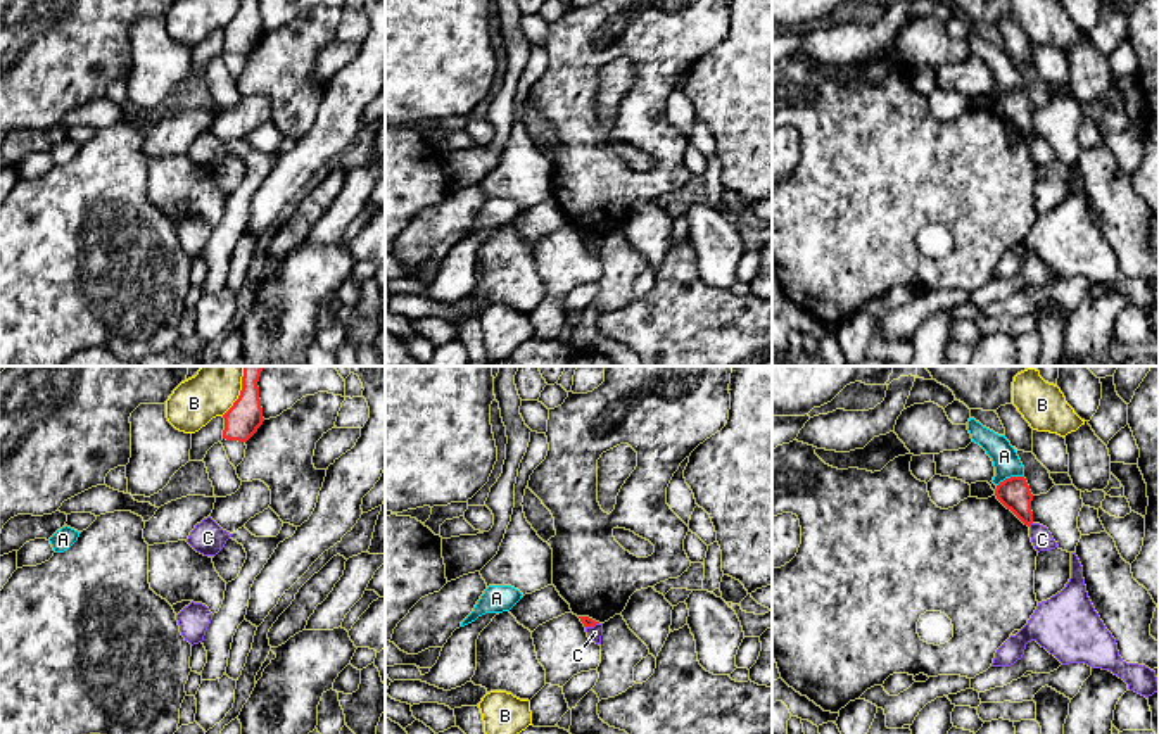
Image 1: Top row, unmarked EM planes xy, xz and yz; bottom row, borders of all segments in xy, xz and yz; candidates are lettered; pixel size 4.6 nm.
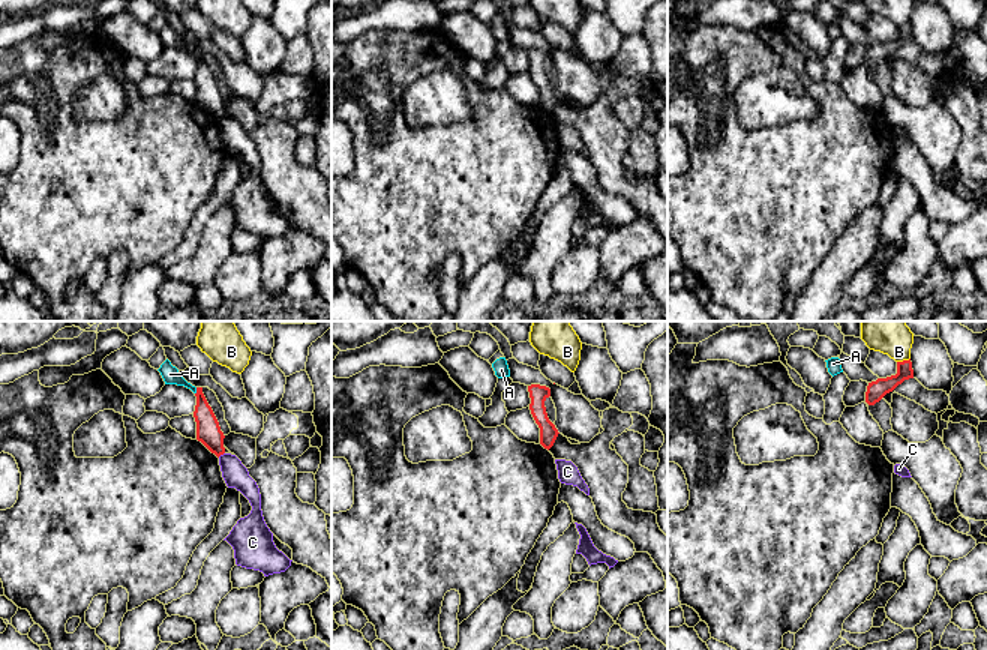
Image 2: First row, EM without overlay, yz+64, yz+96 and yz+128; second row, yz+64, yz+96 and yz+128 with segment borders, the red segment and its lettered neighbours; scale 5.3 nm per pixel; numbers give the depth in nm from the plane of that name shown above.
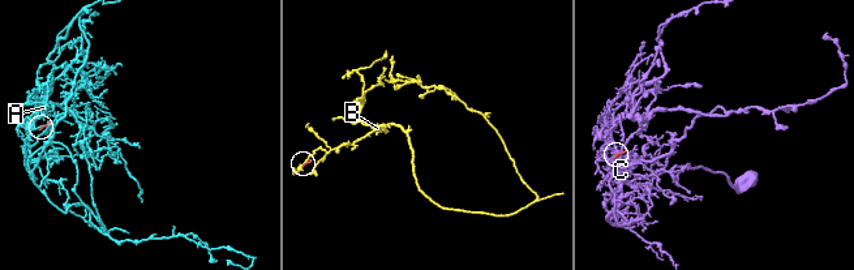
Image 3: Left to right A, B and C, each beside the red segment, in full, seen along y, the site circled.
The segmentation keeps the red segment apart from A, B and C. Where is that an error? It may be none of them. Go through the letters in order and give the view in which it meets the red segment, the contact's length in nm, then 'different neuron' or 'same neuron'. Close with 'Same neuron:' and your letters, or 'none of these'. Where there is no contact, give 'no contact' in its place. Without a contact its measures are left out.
A: yz | 140 nm | different neuron
B: xy | 170 nm | different neuron
C: yz | 30 nm | different neuron
Same neuron: none of these

